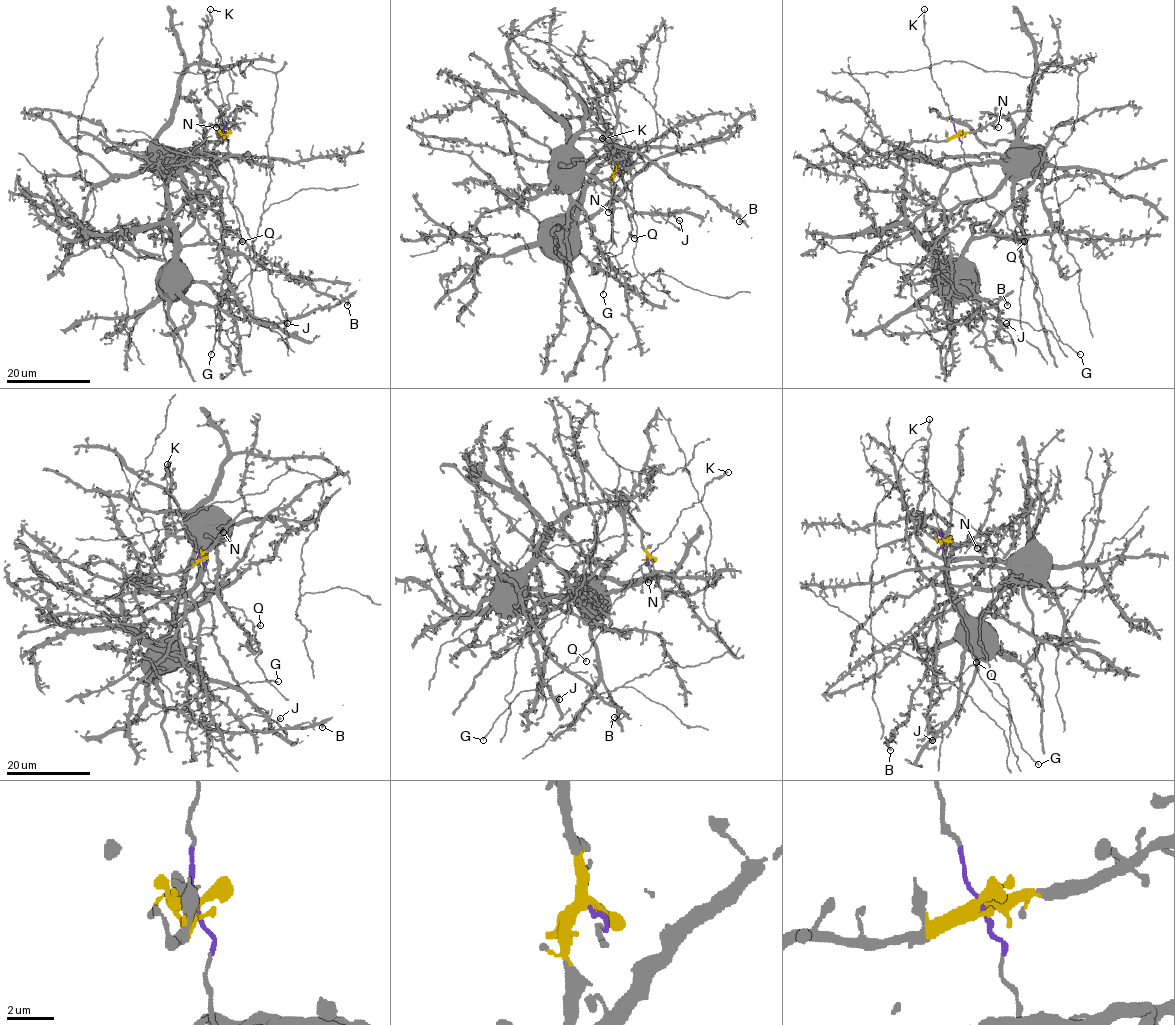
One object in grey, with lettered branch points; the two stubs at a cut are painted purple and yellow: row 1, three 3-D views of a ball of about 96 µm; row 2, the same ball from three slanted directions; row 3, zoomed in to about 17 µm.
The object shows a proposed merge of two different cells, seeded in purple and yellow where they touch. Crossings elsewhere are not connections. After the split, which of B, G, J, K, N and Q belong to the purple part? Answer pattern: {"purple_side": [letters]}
{"purple_side": ["G", "K", "Q"]}

